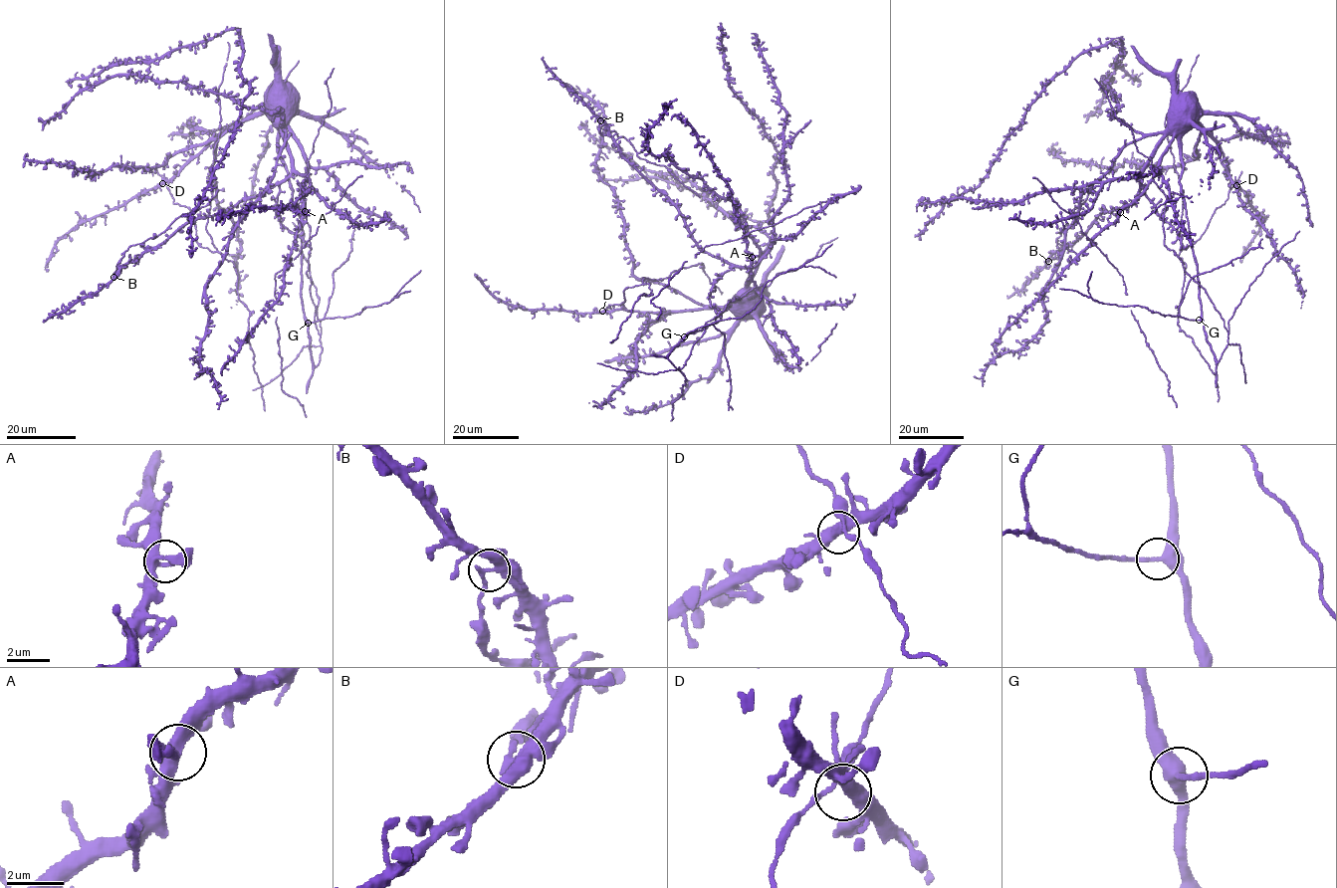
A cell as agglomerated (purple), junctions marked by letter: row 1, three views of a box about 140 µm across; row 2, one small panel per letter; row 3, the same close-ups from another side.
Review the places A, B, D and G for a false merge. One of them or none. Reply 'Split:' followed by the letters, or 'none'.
Split: B

